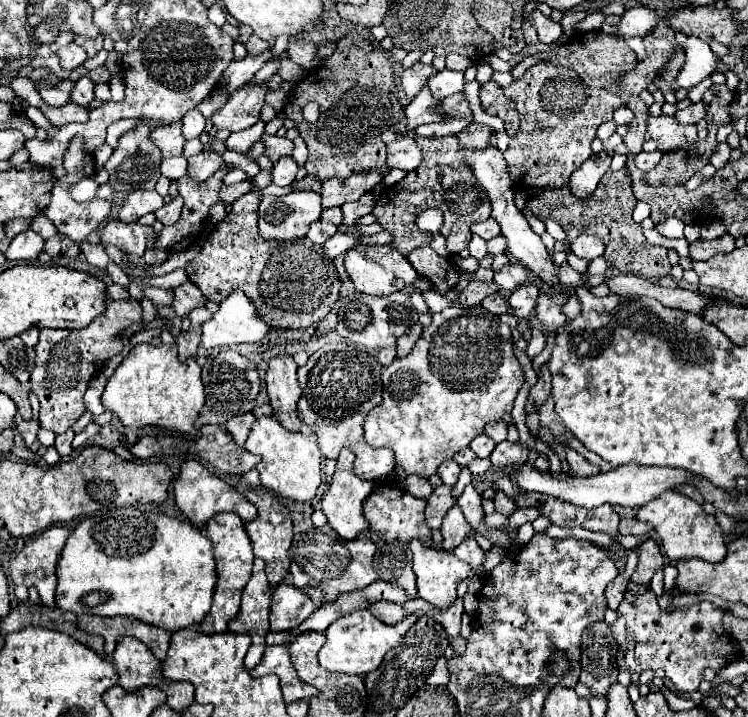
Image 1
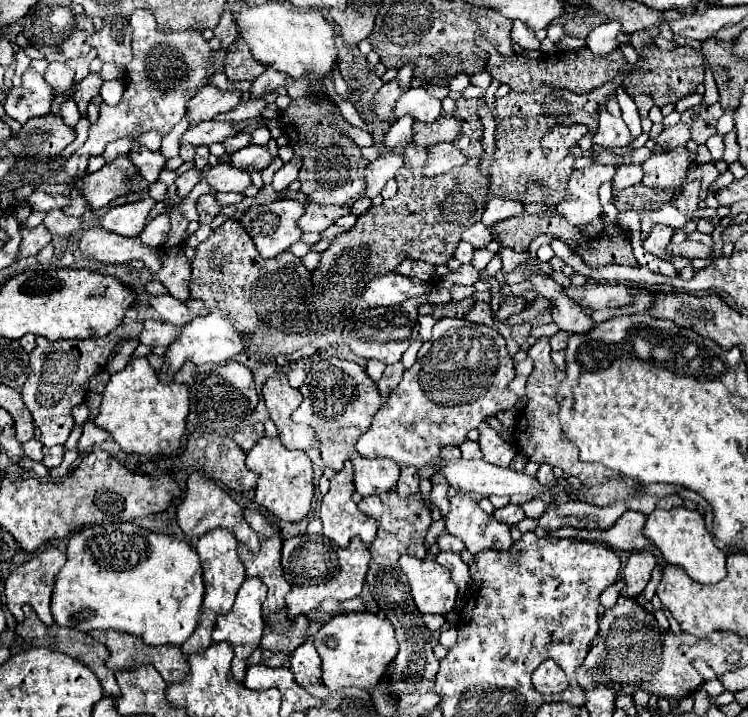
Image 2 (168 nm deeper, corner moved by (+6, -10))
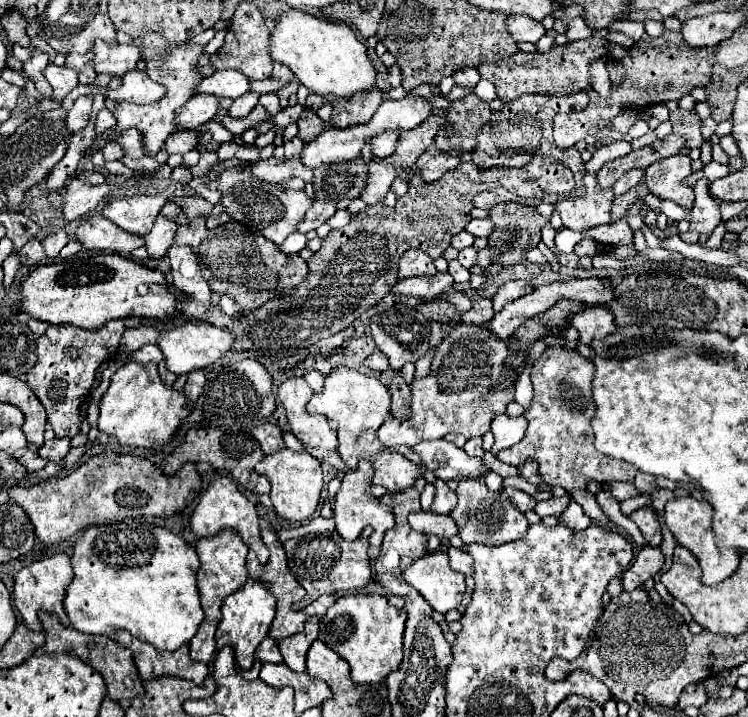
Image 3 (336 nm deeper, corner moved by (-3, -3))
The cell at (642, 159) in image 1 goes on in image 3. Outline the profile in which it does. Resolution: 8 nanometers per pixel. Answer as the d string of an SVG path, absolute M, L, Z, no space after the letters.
M631 169L631 171L627 171L627 173L615 183L613 193L615 193L615 195L627 193L629 189L633 189L633 187L639 183L639 179L643 177L643 173L645 173L645 171L641 171L641 169Z

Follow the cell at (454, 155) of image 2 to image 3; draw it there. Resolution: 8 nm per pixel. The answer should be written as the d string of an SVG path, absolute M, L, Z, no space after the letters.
M431 147L413 165L413 171L417 171L427 183L431 183L431 181L437 181L441 175L445 175L447 171L455 169L459 163L461 163L459 157L441 155L439 151L435 151L435 147Z

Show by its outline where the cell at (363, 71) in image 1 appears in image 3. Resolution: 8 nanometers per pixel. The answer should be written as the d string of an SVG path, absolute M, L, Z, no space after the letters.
M363 159L317 167L313 175L315 197L335 203L337 209L347 209L347 205L361 195L365 181L367 163Z

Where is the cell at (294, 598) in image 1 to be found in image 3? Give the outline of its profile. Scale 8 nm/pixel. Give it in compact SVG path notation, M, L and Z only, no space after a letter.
M309 617L305 621L305 629L301 633L279 641L281 655L293 671L297 671L297 673L305 671L305 655L307 655L307 649L311 647L311 643L317 639L317 633L319 633L319 617Z

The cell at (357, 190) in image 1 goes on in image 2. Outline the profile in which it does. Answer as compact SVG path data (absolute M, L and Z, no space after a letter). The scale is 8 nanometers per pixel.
M310 202L306 206L306 214L298 220L298 226L304 232L322 232L326 230L330 224L336 222L336 218L350 214L350 208L334 208L334 206L320 206Z

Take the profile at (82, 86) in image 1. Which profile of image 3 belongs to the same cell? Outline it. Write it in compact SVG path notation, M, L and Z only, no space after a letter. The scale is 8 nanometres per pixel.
M83 95L83 97L79 97L75 101L73 109L69 109L65 123L67 123L67 129L69 129L71 135L75 135L75 133L79 133L81 129L87 127L87 121L89 121L89 115L91 115L91 107L93 107L93 97L95 95Z

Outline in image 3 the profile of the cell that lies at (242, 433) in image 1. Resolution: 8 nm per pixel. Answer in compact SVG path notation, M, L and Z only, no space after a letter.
M263 423L261 427L255 427L253 437L261 443L261 449L263 449L265 455L271 455L271 453L277 453L277 451L285 449L281 429L273 423Z

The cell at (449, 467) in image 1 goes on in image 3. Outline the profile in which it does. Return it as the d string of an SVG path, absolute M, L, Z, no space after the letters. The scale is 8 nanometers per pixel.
M443 479L435 481L435 489L437 489L437 495L435 495L435 501L431 505L431 511L439 513L439 515L449 515L449 511L457 505L455 491L451 491Z

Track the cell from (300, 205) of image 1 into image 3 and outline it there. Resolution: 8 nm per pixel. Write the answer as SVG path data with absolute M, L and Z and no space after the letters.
M227 169L219 175L219 187L221 193L221 205L225 213L241 223L247 225L247 229L255 229L255 233L261 233L275 245L281 245L287 235L297 231L297 223L303 219L305 211L311 207L311 199L305 195L305 191L293 191L279 185L271 185L265 181L255 181L255 177L247 175L245 169Z

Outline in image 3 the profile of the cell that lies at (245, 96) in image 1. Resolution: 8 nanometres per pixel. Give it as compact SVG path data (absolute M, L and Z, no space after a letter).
M177 131L177 133L173 133L171 137L167 137L167 141L165 141L165 151L169 153L169 155L173 155L173 153L187 153L187 151L191 151L193 147L197 145L197 135L195 135L195 131Z

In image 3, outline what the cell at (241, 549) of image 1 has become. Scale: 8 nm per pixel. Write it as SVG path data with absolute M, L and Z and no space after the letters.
M223 531L215 537L207 537L207 539L199 539L195 543L201 567L197 571L197 585L199 585L199 593L201 593L201 605L205 611L205 619L199 627L199 631L195 633L195 637L189 641L189 649L191 649L191 659L193 661L201 661L201 663L209 663L213 659L215 653L215 629L221 621L221 603L227 595L231 595L233 591L237 591L239 587L245 585L247 581L247 569L245 569L245 557L247 557L247 545L239 539L239 535L235 535L233 531Z

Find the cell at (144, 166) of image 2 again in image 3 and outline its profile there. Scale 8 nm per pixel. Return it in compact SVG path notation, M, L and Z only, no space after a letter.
M127 129L123 133L119 133L117 137L117 143L123 147L123 153L127 157L133 157L133 159L139 159L143 157L143 149L141 149L141 133L137 129Z

